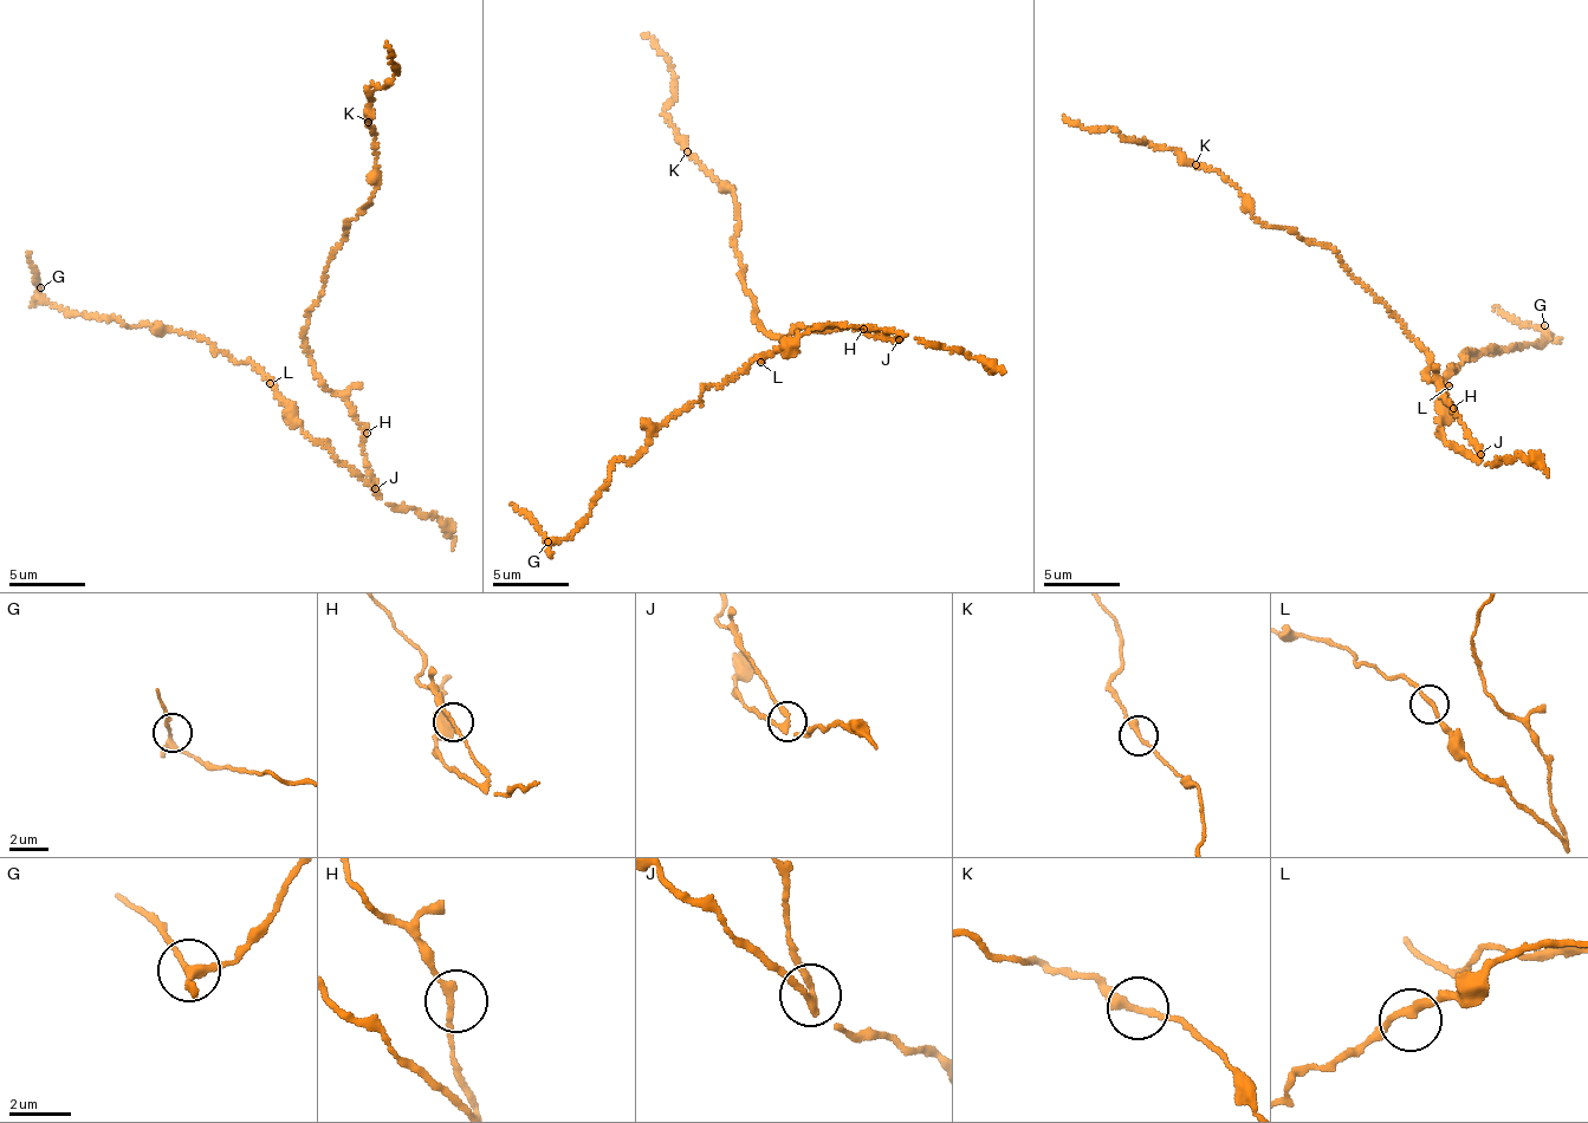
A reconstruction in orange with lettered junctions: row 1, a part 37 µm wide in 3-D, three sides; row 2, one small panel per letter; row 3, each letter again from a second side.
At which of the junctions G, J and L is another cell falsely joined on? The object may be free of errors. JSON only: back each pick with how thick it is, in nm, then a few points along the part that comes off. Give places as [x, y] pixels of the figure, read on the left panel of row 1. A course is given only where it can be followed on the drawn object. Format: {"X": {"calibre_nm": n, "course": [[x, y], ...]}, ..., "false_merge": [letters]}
{"J": {"calibre_nm": 190, "course": [[376, 488], [357, 416], [315, 371], [304, 333], [332, 252], [373, 198], [369, 101], [396, 73], [387, 41]]}, "false_merge": ["J"]}

